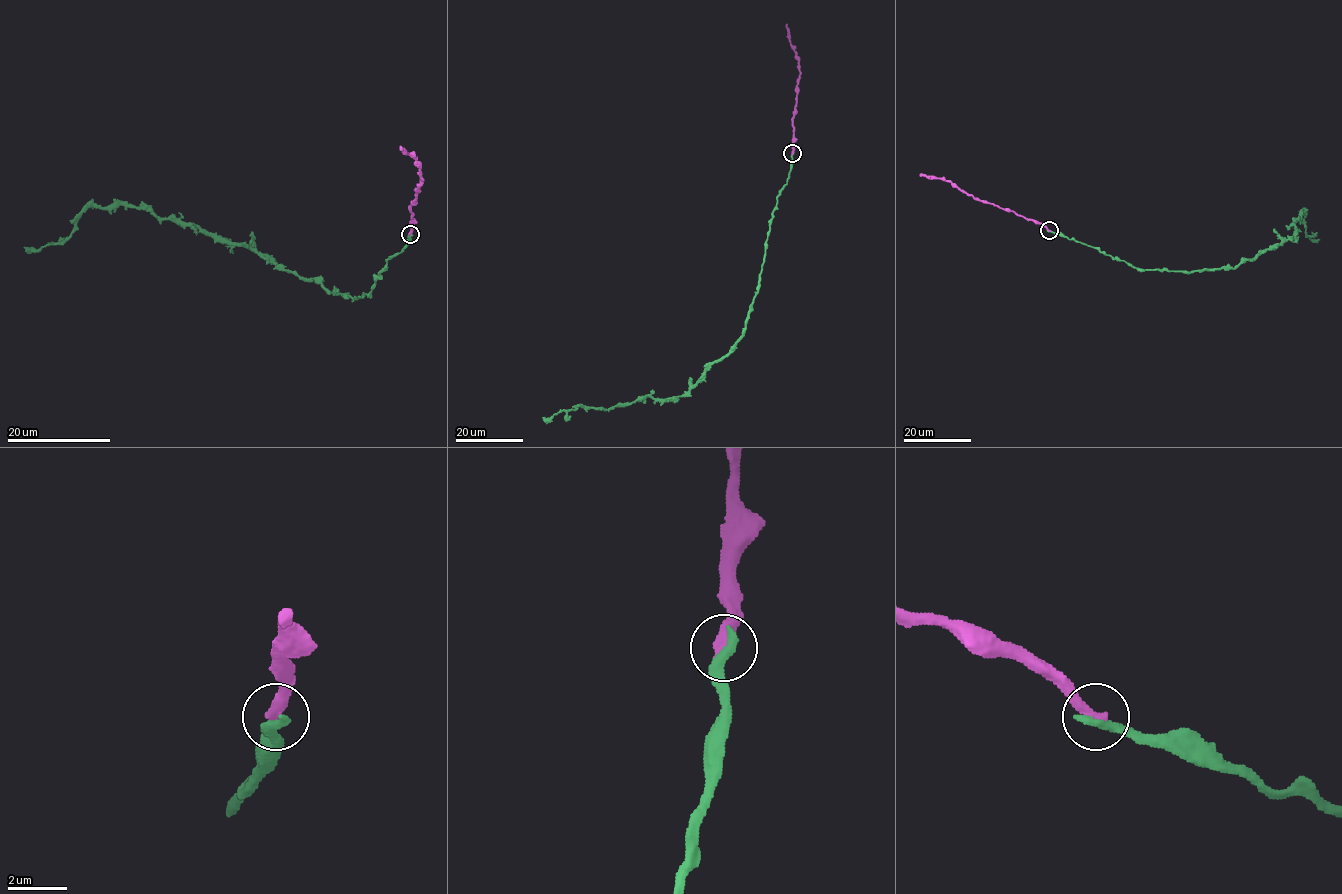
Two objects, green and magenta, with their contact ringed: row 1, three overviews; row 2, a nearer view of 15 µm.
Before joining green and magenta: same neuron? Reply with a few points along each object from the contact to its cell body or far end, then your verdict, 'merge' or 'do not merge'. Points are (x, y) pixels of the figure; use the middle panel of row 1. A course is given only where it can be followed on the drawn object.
course green (792, 153), (759, 291), (730, 350), (680, 396), (579, 406), (542, 417); course magenta (792, 153), (799, 57), (786, 24); do not merge

